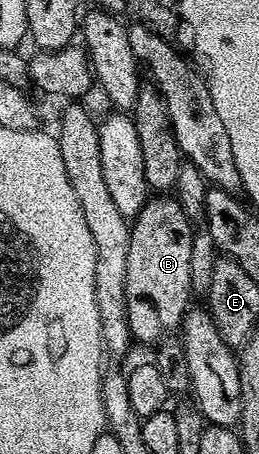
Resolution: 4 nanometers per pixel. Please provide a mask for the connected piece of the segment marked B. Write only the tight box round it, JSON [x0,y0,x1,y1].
[125,196,195,344]

